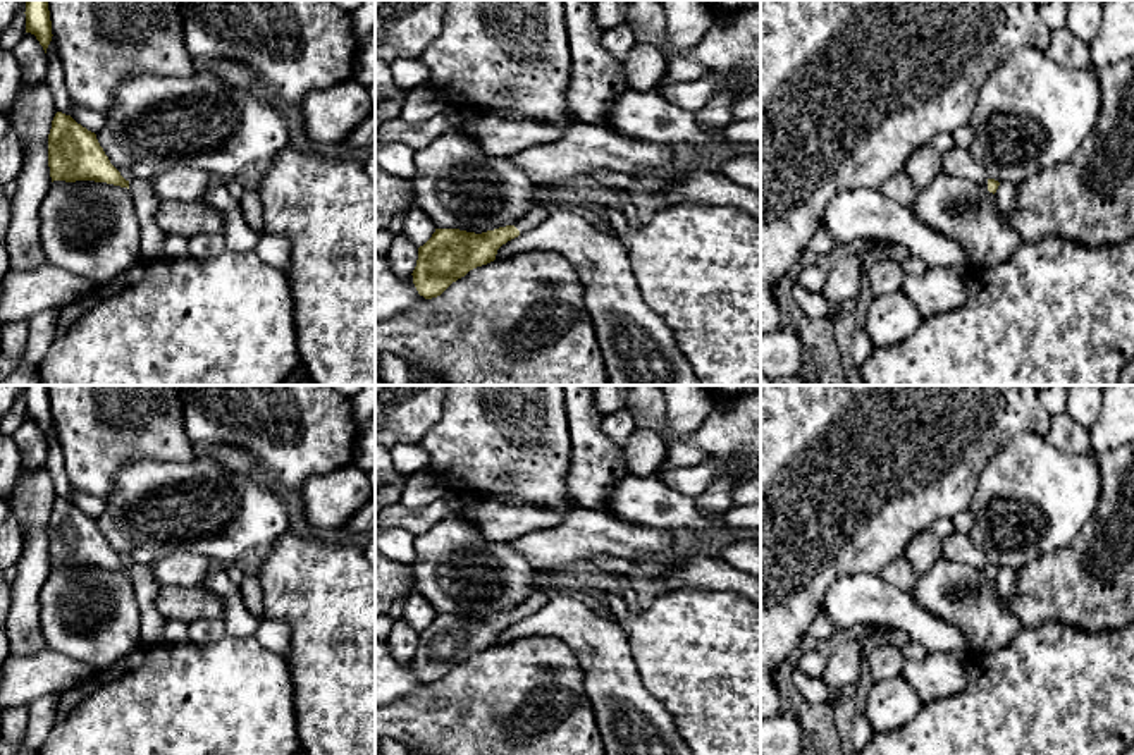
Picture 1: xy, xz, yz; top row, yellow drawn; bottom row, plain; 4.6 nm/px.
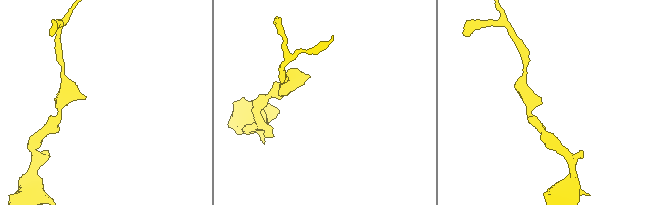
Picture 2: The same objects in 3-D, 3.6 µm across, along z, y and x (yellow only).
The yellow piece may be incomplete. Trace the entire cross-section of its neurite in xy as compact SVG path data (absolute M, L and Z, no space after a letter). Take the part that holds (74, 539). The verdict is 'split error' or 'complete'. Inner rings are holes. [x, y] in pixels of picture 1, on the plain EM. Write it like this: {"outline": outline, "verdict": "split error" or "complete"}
{"outline": "M57 497L48 519L48 552L53 566L95 566L127 573L134 585L136 604L141 616L141 641L157 643L163 628L163 616L155 605L162 588L153 580L151 566L134 562L126 566L110 549L96 519L77 509L71 500Z", "verdict": "split error"}

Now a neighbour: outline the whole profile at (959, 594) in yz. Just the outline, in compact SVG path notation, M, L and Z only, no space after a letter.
M941 557L915 578L910 593L924 611L955 624L964 633L967 657L995 652L1022 629L986 573L969 564Z

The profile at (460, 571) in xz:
M458 513L415 537L415 590L437 614L459 614L482 619L515 611L532 593L532 566L509 542L487 540L480 530Z

